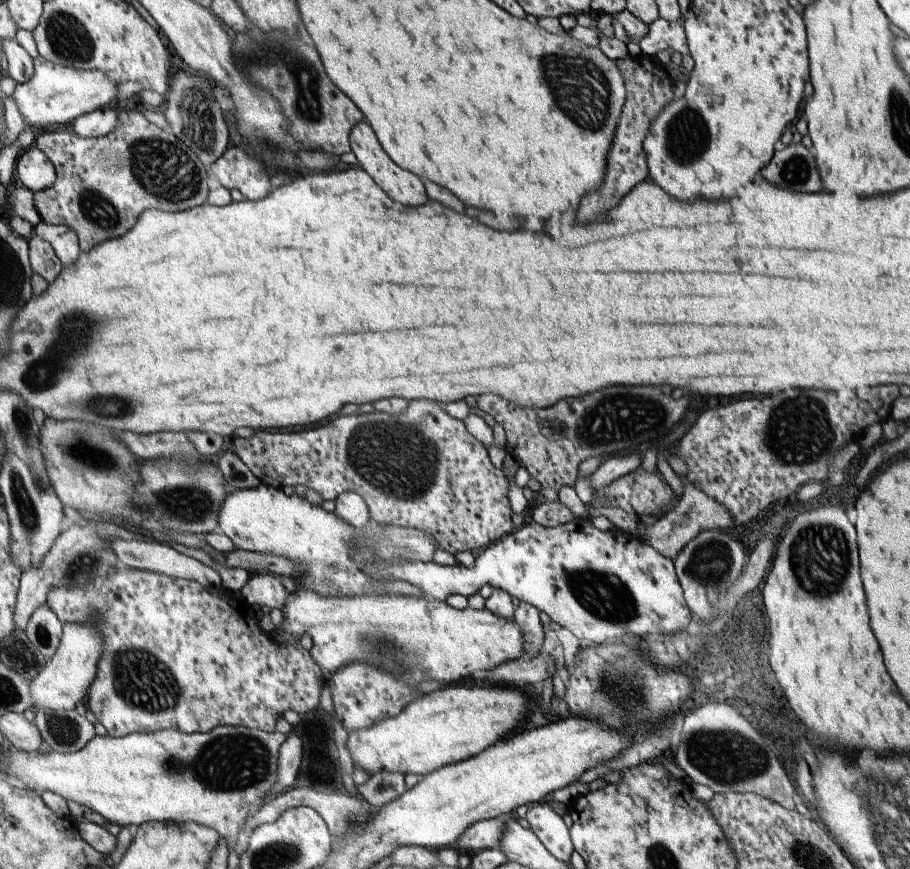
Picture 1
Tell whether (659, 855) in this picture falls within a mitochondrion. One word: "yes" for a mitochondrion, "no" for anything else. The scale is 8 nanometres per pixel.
yes

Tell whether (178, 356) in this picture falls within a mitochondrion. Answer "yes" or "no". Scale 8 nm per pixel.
no

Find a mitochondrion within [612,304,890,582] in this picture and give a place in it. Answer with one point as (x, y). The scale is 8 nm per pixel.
(798, 433)

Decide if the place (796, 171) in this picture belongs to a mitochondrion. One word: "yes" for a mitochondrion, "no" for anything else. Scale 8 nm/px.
yes

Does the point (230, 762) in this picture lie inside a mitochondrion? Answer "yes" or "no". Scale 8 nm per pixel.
yes

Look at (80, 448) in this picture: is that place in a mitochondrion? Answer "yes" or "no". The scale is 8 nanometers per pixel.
yes

